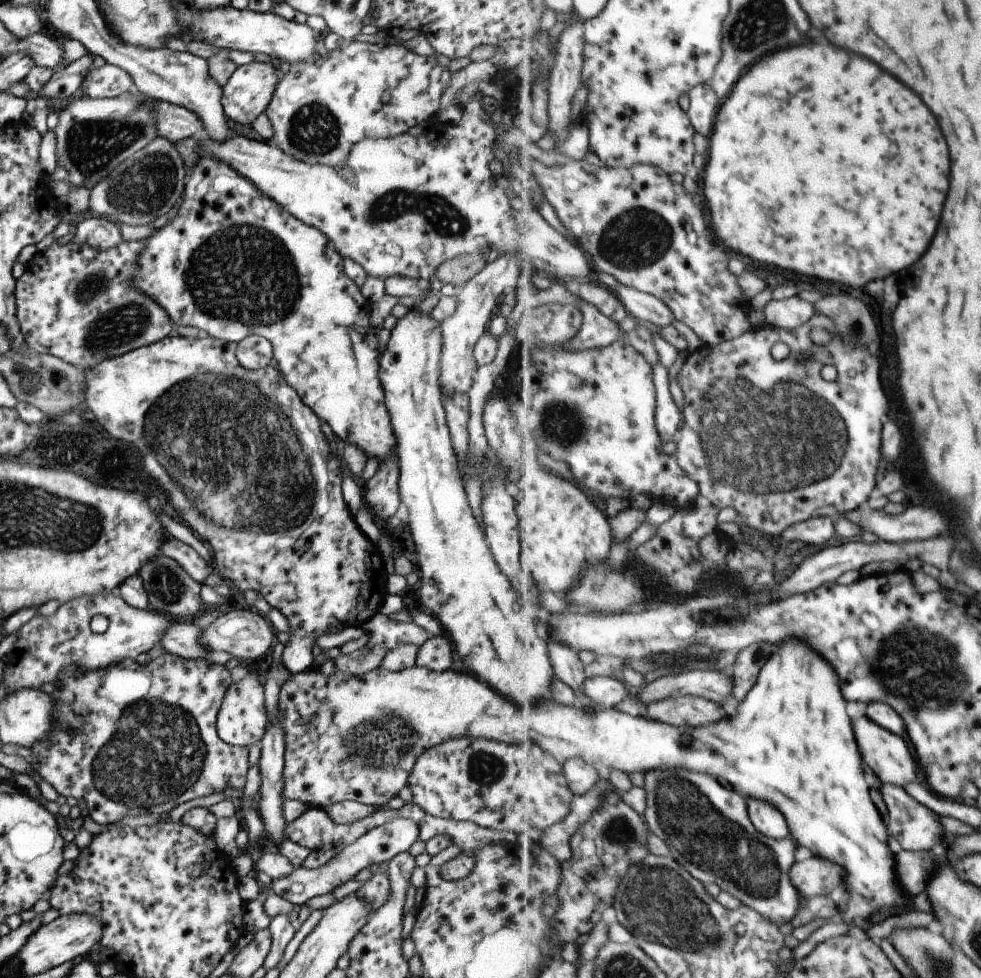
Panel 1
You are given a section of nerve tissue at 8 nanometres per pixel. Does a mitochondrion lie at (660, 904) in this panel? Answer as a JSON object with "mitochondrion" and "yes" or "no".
{"mitochondrion":"yes"}

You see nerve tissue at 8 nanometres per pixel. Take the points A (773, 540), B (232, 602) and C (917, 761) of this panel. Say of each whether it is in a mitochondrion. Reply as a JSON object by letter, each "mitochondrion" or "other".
{"A":"other","B":"other","C":"other"}

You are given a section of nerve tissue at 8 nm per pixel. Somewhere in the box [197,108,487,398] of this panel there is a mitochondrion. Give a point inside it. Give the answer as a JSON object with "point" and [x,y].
{"point":[438,212]}

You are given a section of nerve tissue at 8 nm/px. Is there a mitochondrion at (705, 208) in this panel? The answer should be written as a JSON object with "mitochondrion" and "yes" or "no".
{"mitochondrion":"no"}

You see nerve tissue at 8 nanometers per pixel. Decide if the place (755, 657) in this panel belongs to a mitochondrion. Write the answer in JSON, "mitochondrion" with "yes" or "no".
{"mitochondrion":"yes"}

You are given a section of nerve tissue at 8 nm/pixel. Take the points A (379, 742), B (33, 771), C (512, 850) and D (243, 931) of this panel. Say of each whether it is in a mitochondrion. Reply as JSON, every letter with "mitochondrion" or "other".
{"A":"mitochondrion","B":"other","C":"other","D":"other"}

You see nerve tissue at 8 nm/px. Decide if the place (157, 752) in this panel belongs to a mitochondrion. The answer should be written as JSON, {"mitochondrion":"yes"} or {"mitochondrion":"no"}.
{"mitochondrion":"yes"}

